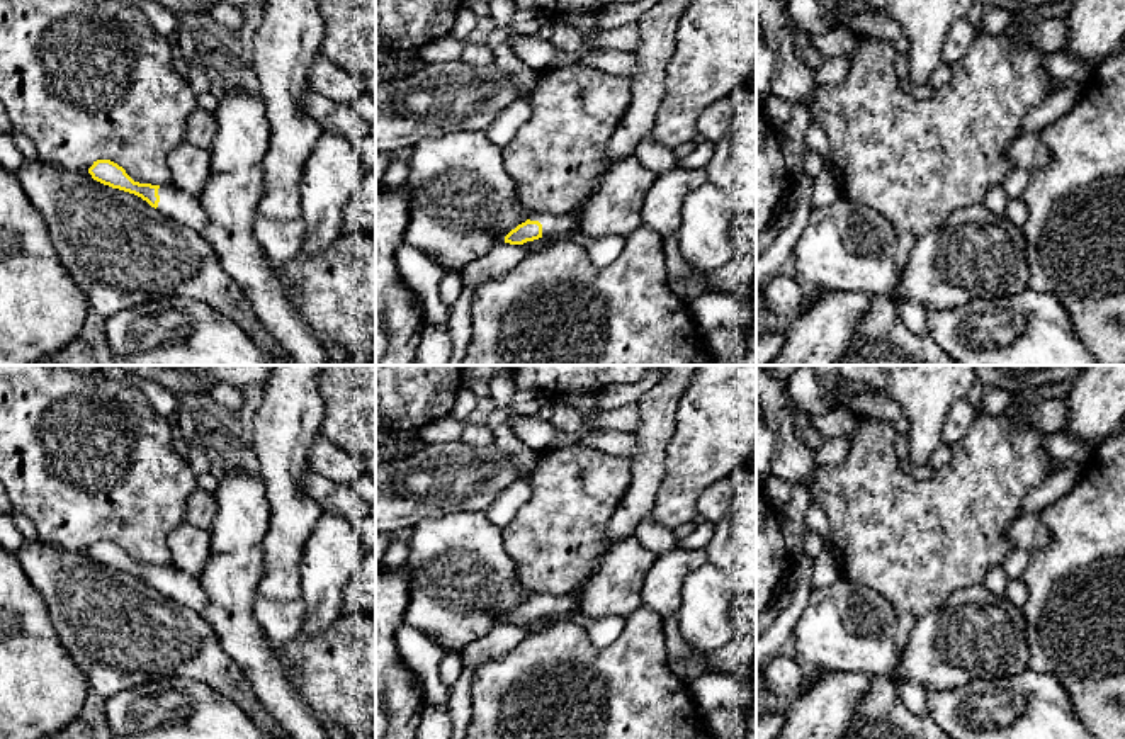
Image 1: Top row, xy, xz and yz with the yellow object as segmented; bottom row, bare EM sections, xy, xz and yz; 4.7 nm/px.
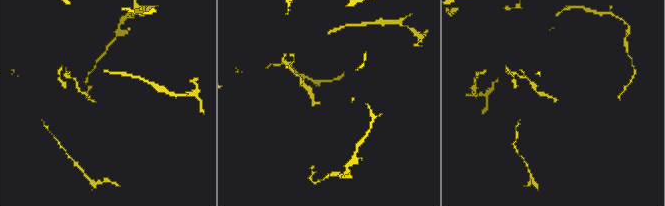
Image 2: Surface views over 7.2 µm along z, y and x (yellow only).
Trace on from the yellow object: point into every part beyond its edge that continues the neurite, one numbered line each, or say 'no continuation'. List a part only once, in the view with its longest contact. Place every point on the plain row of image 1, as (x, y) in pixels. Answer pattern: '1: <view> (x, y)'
1: xz (553, 605)

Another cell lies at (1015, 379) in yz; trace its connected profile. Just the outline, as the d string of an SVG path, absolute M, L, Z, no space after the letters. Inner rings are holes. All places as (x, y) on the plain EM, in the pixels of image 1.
M975 365L975 375L984 386L996 386L1015 398L1042 386L1072 379L1086 367L1088 365Z

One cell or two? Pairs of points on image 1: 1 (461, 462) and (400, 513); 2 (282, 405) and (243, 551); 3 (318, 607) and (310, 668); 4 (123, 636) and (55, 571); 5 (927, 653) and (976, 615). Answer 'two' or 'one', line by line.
1: one
2: two
3: two
4: one
5: one

